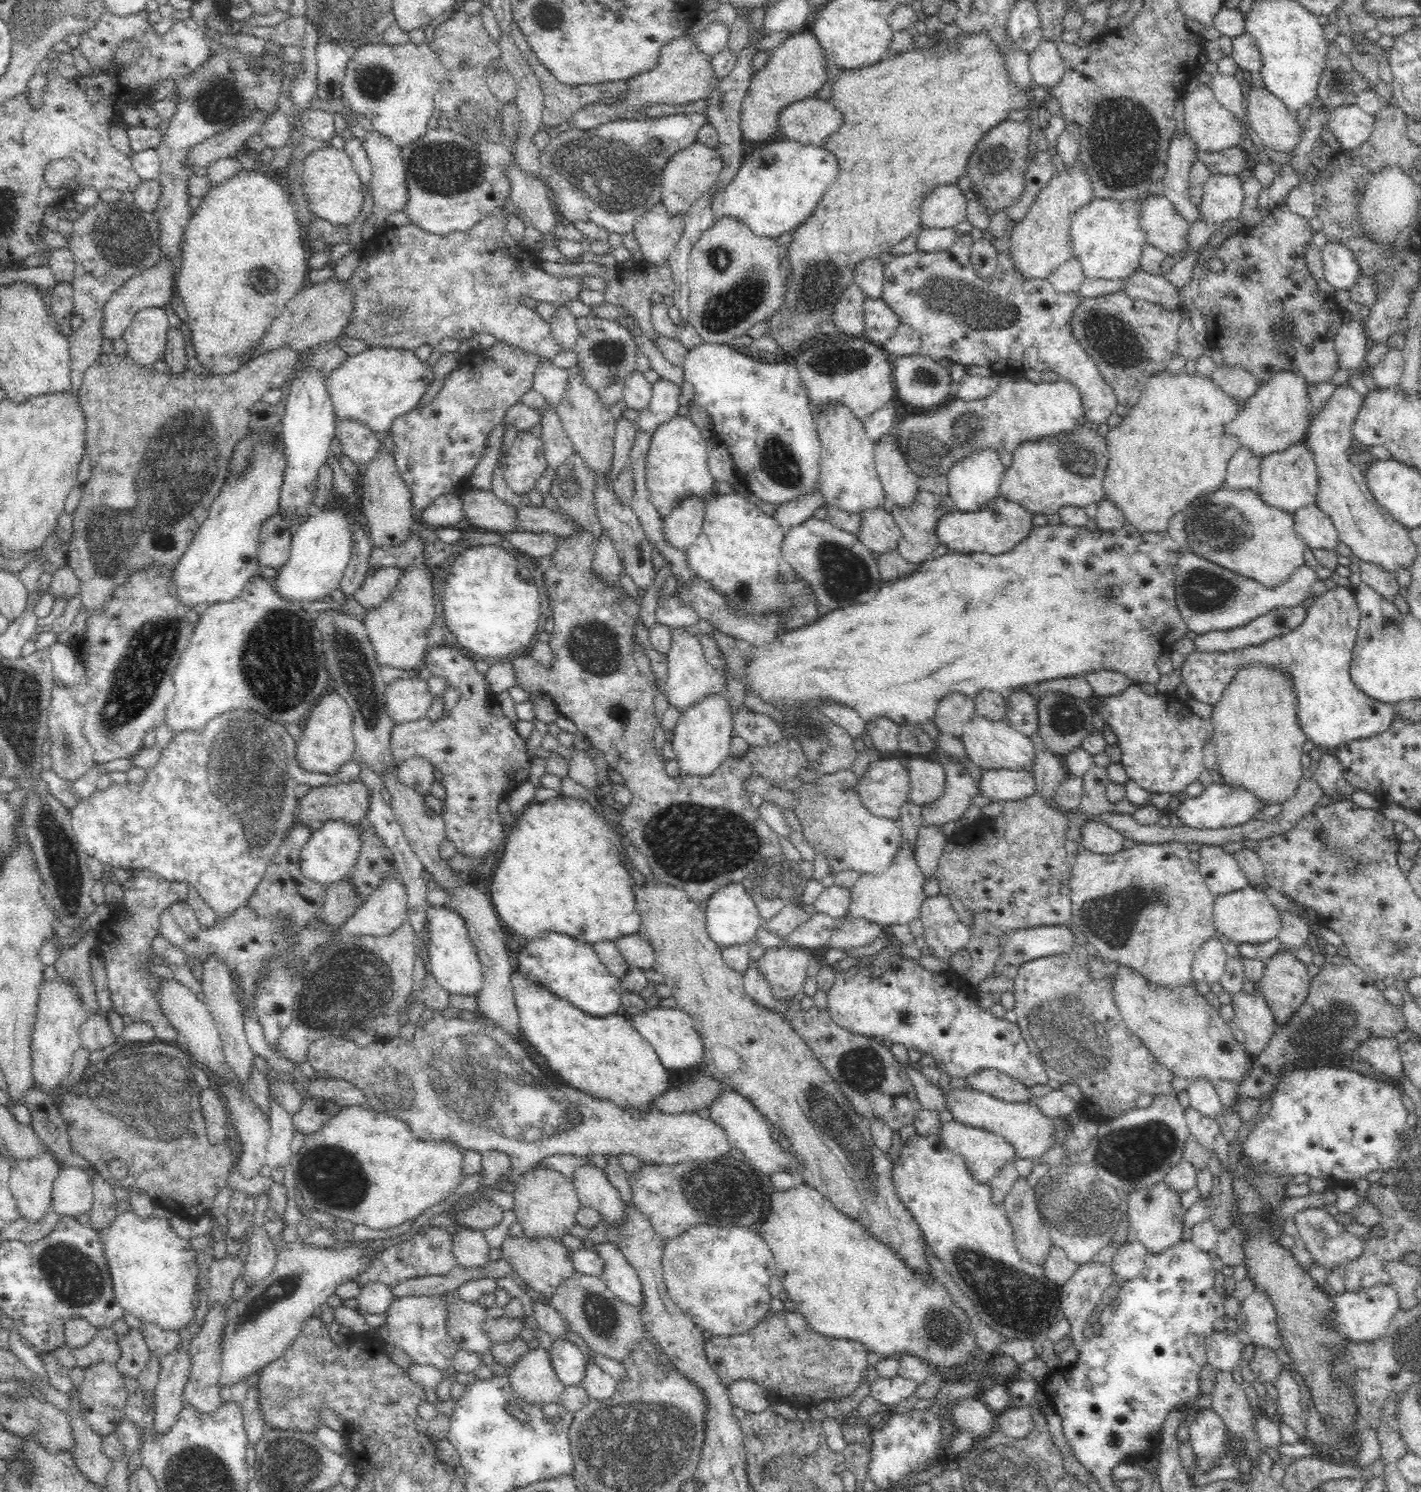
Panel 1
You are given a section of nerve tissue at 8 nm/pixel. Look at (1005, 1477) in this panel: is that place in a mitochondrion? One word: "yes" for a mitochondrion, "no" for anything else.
yes

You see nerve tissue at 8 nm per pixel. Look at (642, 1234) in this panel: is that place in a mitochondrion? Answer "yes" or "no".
no

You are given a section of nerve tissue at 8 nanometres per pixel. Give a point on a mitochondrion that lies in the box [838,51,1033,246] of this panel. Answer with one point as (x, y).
(994, 160)

